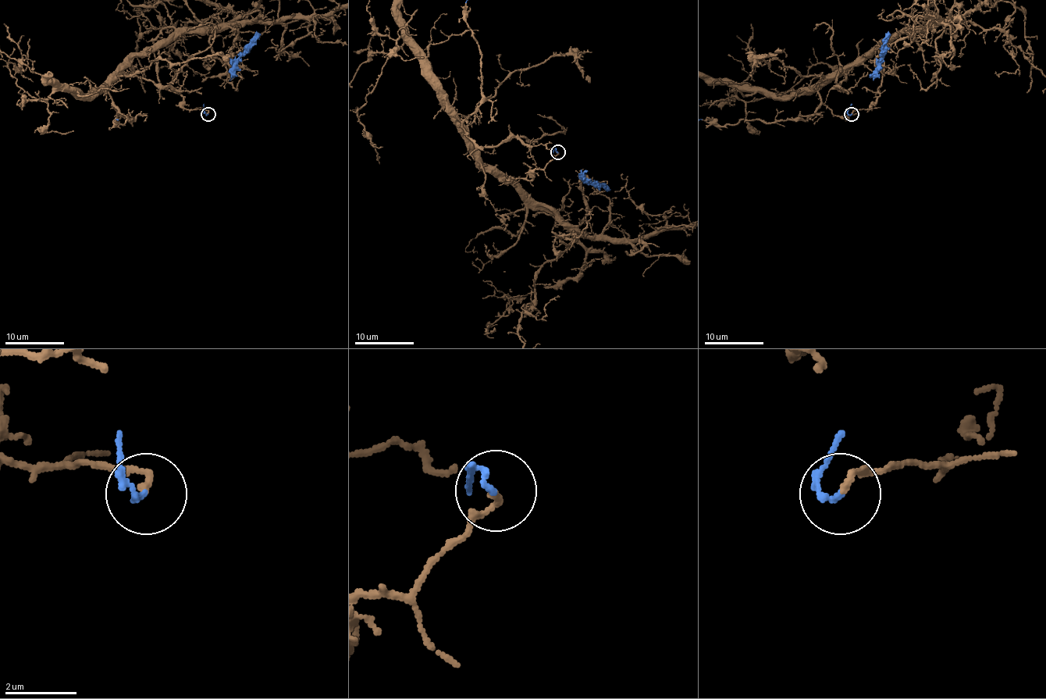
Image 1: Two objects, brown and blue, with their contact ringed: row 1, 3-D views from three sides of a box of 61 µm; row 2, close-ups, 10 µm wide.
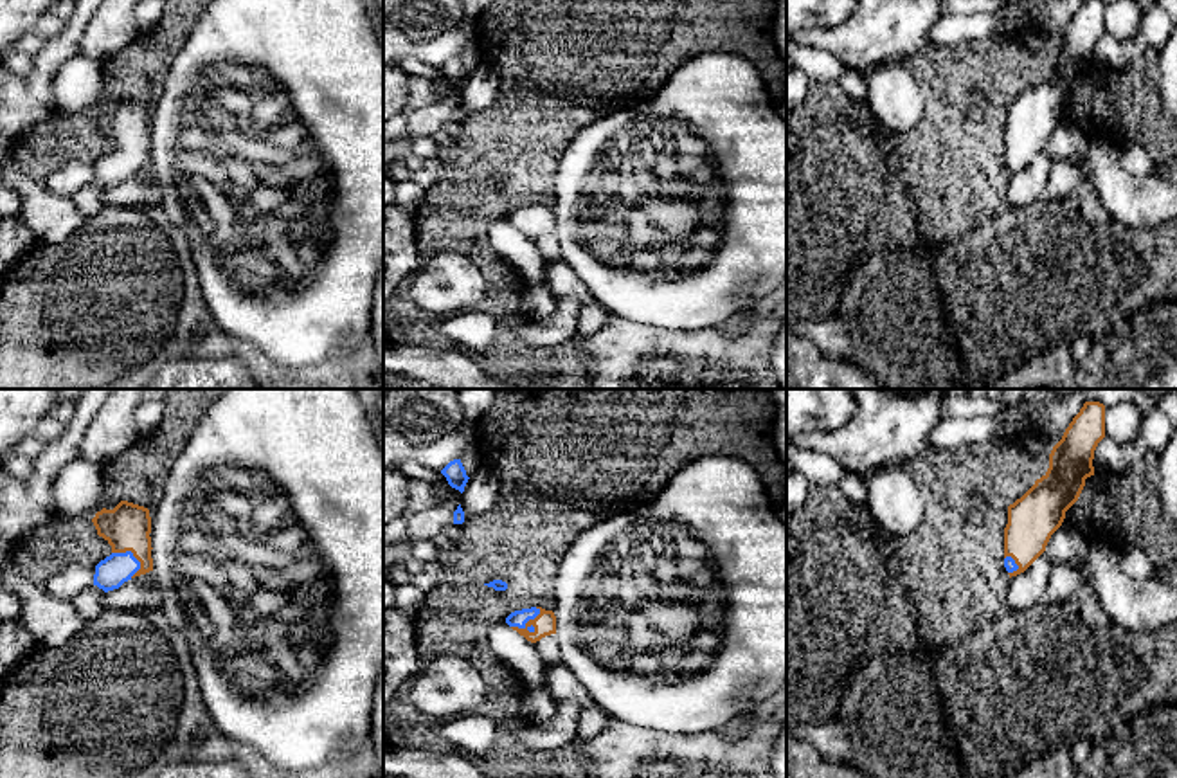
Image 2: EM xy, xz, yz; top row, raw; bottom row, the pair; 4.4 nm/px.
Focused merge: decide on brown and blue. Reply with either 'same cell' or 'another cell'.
another cell

